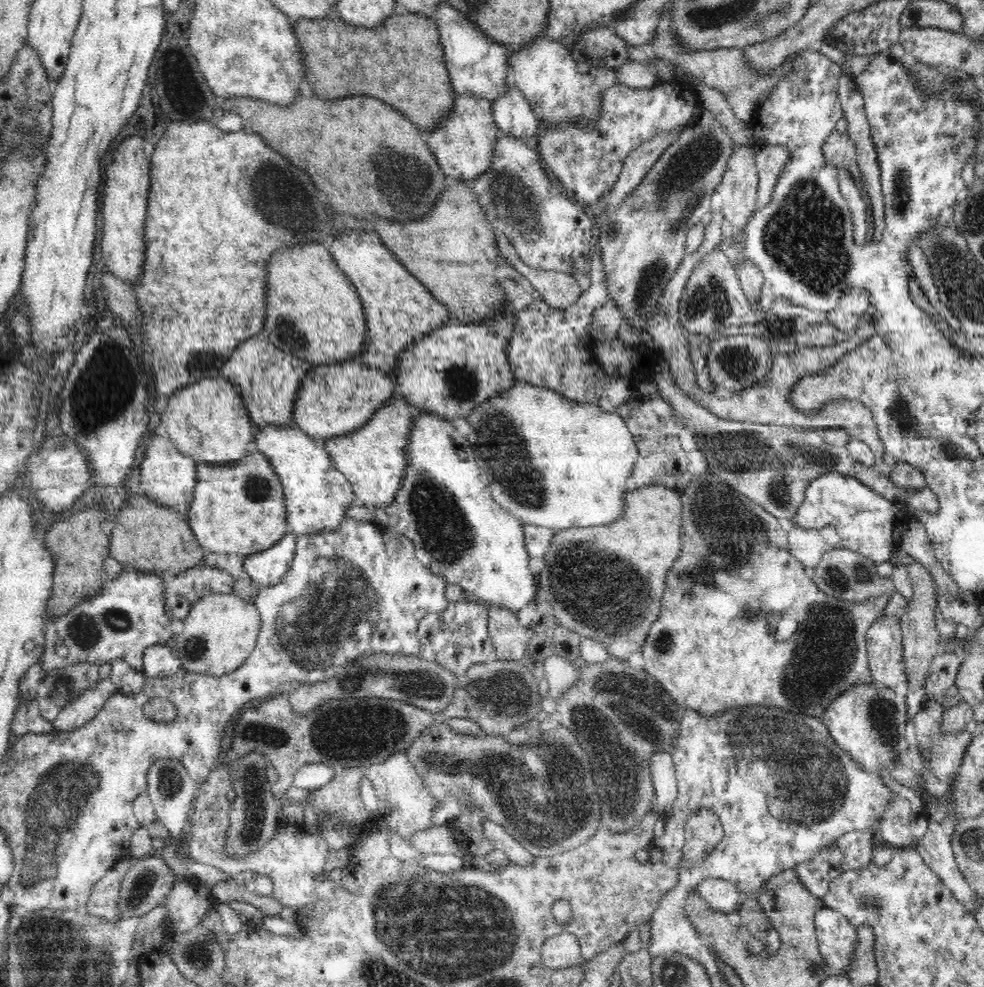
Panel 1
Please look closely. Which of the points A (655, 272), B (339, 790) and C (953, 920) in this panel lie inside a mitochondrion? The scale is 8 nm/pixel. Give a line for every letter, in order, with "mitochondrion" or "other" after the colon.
A: mitochondrion
B: other
C: other

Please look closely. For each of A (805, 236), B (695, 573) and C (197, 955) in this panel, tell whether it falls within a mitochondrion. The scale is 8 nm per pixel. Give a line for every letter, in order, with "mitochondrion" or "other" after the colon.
A: mitochondrion
B: mitochondrion
C: mitochondrion

